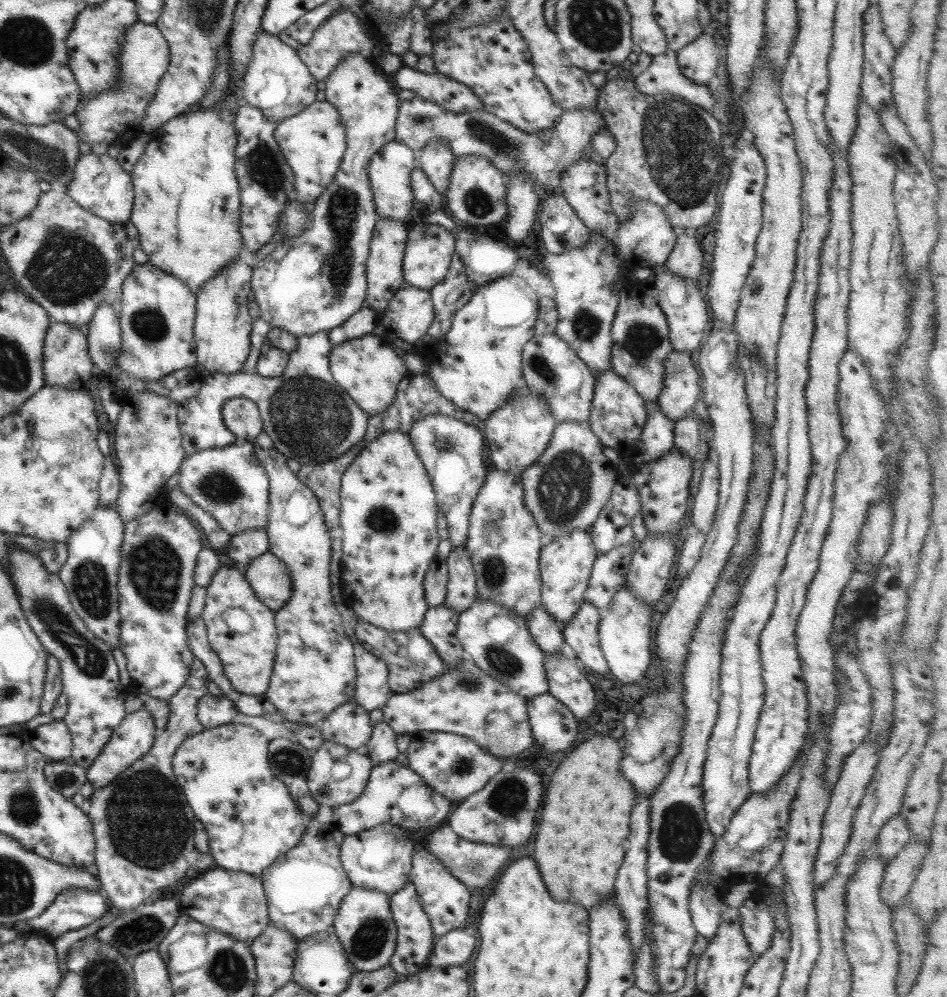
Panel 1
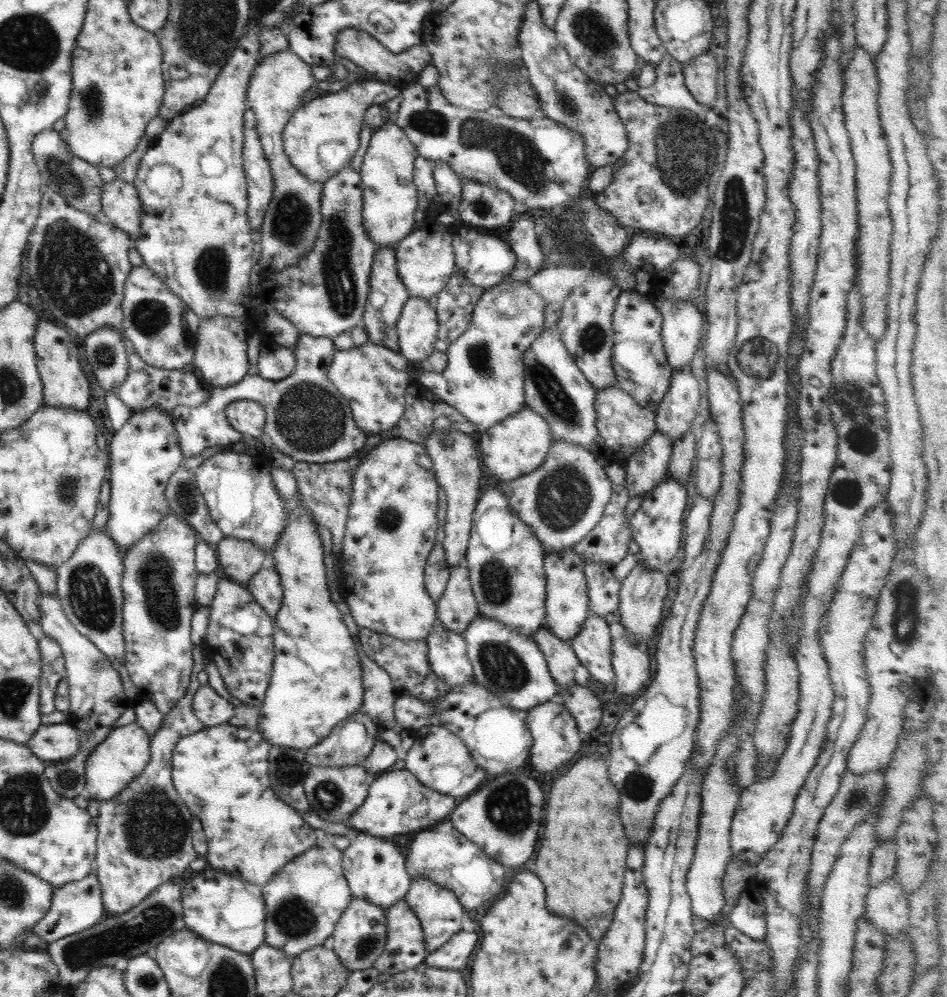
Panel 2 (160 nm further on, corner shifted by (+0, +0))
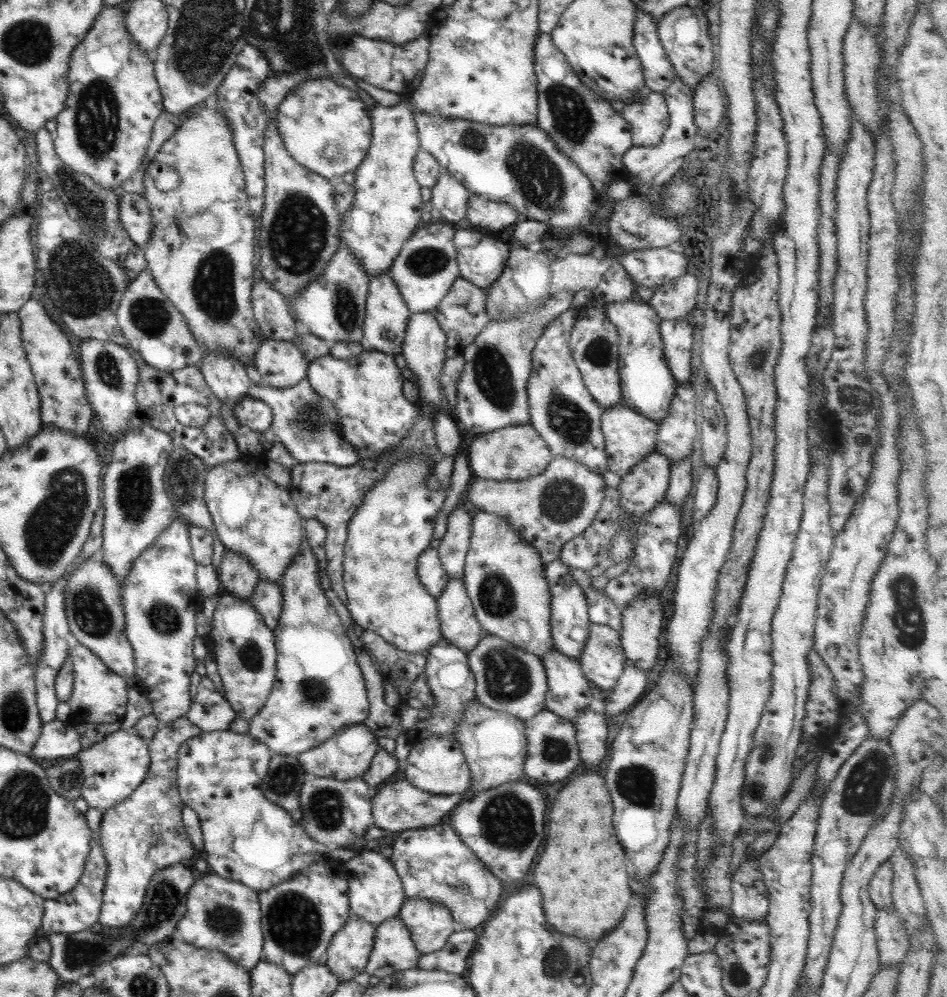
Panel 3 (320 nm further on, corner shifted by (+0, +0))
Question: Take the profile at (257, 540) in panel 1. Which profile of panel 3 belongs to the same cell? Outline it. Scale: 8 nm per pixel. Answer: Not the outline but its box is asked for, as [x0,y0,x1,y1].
[217,550,259,600]

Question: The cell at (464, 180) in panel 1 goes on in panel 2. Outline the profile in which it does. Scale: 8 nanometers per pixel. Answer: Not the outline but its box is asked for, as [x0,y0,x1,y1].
[455,182,519,228]

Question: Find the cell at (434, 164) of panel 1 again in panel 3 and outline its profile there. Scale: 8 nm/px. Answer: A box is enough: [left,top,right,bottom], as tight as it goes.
[429,171,470,224]

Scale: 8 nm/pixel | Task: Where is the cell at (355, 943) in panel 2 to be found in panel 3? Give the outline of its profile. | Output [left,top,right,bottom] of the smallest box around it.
[325,918,376,981]

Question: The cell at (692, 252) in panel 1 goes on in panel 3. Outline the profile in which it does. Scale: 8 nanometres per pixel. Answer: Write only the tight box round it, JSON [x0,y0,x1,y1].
[648,271,698,321]

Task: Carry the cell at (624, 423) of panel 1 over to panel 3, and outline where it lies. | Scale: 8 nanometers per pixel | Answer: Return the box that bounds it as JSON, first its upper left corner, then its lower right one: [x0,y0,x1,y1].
[601,403,659,477]

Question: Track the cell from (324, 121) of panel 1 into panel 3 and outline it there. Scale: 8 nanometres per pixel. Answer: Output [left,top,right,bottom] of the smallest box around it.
[275,76,371,181]

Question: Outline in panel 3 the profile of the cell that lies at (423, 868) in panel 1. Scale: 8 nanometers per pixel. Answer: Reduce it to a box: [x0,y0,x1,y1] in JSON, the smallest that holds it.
[398,897,455,955]

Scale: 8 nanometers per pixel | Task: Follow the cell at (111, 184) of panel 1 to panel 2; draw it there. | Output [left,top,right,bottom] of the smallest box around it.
[100,178,143,239]

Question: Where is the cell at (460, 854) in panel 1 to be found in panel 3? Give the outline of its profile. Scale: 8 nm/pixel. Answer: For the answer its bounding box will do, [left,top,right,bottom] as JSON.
[387,821,506,928]

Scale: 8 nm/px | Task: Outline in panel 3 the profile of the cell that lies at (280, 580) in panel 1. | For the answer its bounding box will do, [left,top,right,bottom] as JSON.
[250,580,283,630]

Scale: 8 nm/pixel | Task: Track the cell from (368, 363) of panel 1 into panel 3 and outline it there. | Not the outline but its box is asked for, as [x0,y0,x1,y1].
[307,350,419,459]

